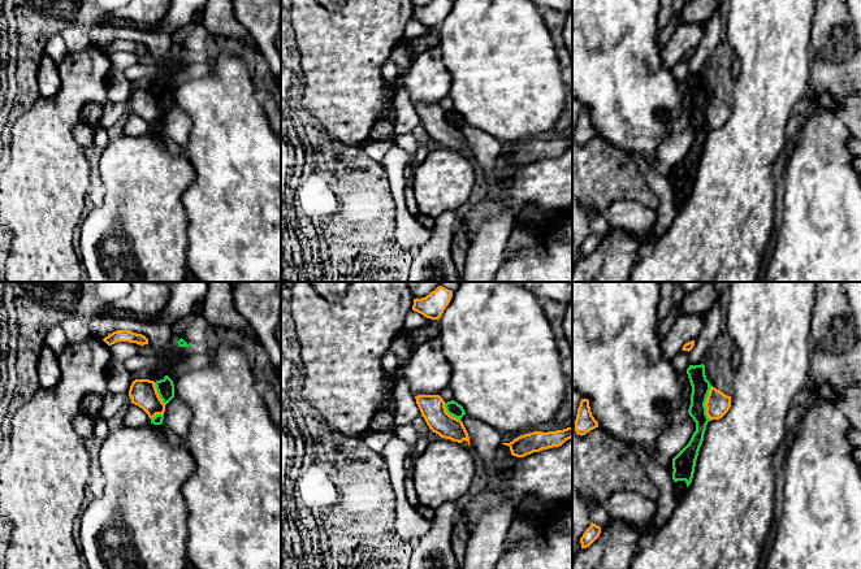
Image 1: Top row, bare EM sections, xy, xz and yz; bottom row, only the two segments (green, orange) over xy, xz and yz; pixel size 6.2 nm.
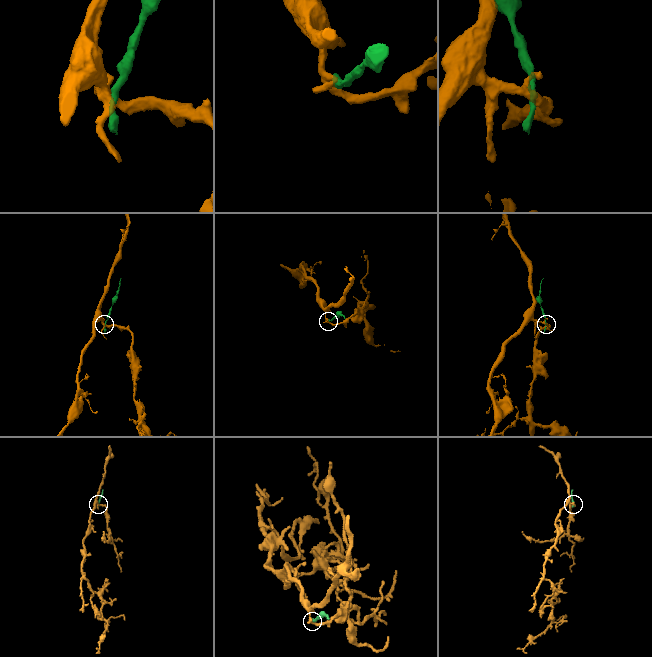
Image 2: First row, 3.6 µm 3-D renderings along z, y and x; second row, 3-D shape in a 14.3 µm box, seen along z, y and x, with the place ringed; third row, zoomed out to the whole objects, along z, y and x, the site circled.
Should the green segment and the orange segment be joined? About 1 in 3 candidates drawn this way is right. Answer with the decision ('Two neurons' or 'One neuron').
Two neurons

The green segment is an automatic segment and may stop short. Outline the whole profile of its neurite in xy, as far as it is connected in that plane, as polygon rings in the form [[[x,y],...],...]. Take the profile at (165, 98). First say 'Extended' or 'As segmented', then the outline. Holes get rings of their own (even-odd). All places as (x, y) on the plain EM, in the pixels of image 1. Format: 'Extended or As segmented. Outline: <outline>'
As segmented. Outline: [[[165,84],[163,88],[155,91],[157,103],[163,112],[166,114],[174,107],[173,90]]]

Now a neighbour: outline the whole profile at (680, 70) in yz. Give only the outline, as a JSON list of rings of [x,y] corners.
[[[682,58],[674,65],[671,70],[676,79],[678,87],[684,96],[683,121],[676,126],[674,126],[672,129],[674,133],[679,133],[689,125],[688,118],[691,114],[691,103],[692,103],[692,95],[687,83],[687,78],[689,77],[689,61]]]

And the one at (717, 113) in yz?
[[[711,95],[705,116],[710,130],[719,129],[728,121],[731,116],[731,105],[724,104],[722,100]]]

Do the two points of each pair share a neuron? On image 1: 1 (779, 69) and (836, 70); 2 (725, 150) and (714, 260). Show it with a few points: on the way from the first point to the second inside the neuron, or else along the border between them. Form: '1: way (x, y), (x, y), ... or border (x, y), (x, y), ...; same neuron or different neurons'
1: border (810, 66), (810, 85), (799, 99); different neurons
2: way (725, 177), (725, 225), (719, 233); same neuron

